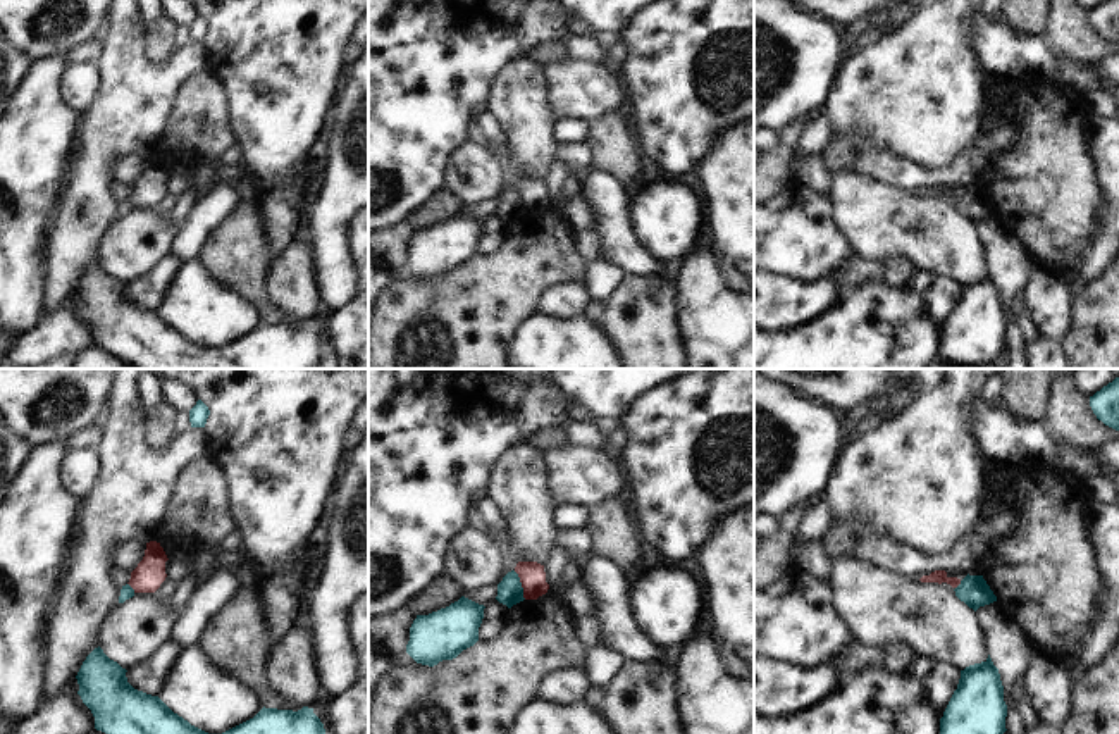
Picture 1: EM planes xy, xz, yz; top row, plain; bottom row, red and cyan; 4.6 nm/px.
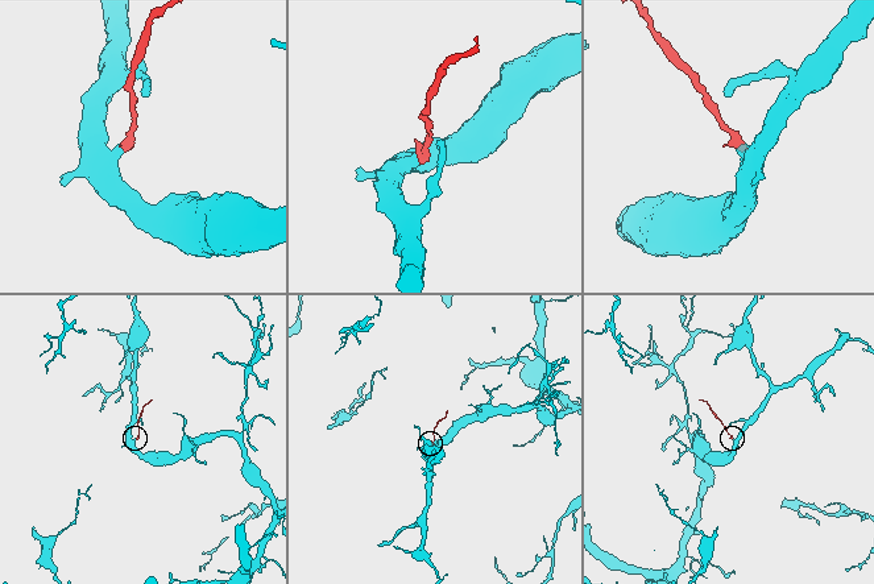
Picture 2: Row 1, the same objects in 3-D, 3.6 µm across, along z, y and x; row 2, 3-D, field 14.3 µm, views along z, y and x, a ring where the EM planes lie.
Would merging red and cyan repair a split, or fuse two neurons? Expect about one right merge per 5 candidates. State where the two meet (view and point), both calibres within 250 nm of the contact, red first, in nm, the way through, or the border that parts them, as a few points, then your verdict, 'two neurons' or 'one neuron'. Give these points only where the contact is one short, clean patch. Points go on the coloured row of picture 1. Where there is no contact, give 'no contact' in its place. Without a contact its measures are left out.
contact xz (522, 584); calibres 120 and 120 nm; border xz (513, 571), (525, 598); two neurons

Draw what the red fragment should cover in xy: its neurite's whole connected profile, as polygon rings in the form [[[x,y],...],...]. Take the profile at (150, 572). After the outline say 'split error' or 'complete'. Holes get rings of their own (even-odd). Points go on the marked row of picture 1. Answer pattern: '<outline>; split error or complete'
[[[146,543],[145,557],[138,567],[131,572],[129,586],[134,593],[155,593],[165,581],[167,555],[160,543]]]; complete

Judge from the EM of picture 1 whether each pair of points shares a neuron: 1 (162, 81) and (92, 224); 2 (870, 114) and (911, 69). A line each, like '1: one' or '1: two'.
1: one
2: one

